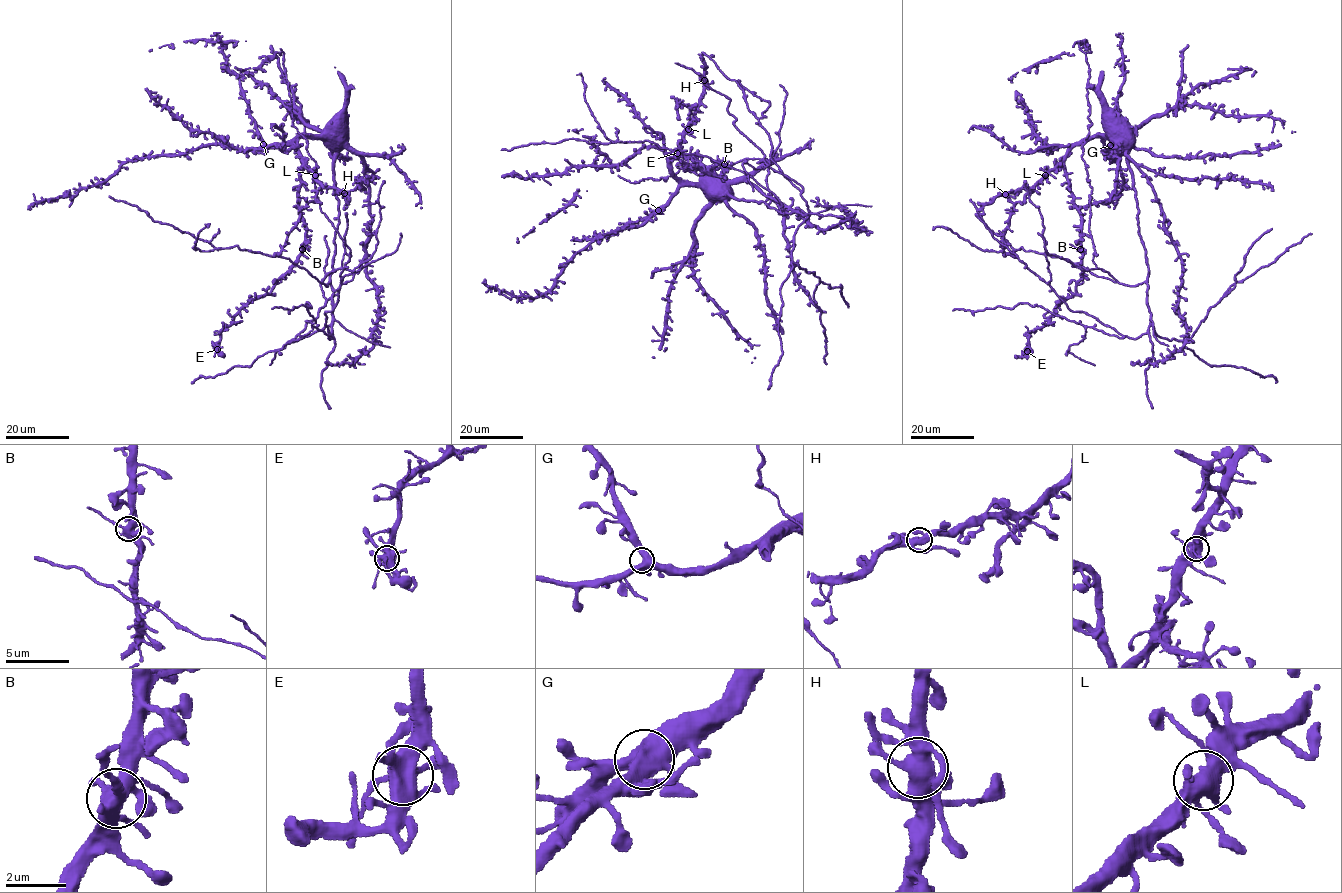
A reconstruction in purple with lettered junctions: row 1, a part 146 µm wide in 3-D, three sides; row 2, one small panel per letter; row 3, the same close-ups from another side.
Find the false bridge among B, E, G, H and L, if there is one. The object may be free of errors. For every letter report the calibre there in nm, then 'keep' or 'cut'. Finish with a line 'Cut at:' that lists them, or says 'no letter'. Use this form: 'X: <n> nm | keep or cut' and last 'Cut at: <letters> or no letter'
B: 460 nm | keep
E: 550 nm | keep
G: 550 nm | keep
H: 480 nm | keep
L: 500 nm | keep
Cut at: no letter

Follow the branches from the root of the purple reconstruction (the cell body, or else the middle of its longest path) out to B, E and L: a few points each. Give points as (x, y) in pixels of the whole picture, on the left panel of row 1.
B: (336, 123), (331, 122), (321, 135), (299, 135), (295, 143), (302, 163), (298, 205), (305, 228), (302, 249)
E: (336, 123), (321, 135), (299, 135), (295, 143), (302, 253), (270, 293), (251, 299), (222, 328), (217, 349)
L: (336, 123), (331, 122), (321, 135), (299, 135), (296, 141), (305, 166), (315, 175)

